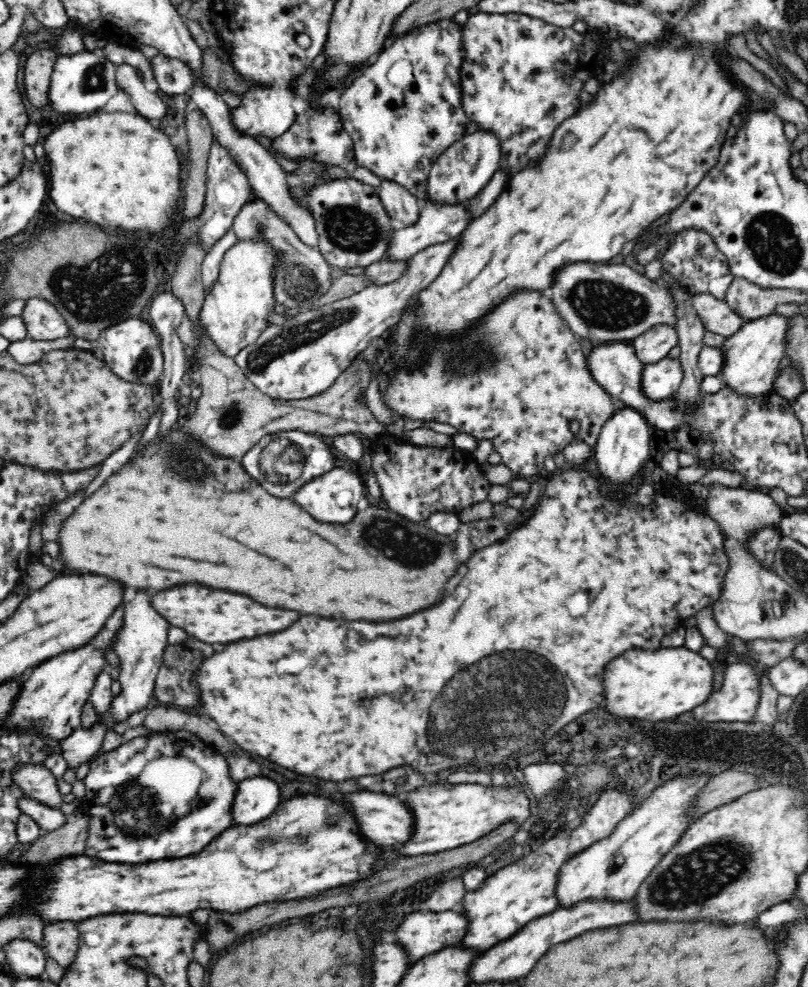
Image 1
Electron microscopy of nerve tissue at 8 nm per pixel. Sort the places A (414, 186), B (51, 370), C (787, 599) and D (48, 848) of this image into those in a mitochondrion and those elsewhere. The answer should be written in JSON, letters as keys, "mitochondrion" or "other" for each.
{"A":"other","B":"other","C":"mitochondrion","D":"mitochondrion"}

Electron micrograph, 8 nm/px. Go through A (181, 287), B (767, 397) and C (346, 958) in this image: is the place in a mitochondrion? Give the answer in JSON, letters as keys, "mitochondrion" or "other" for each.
{"A":"other","B":"other","C":"mitochondrion"}

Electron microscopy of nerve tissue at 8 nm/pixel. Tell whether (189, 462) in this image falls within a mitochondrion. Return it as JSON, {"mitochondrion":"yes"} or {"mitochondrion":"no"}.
{"mitochondrion":"yes"}

